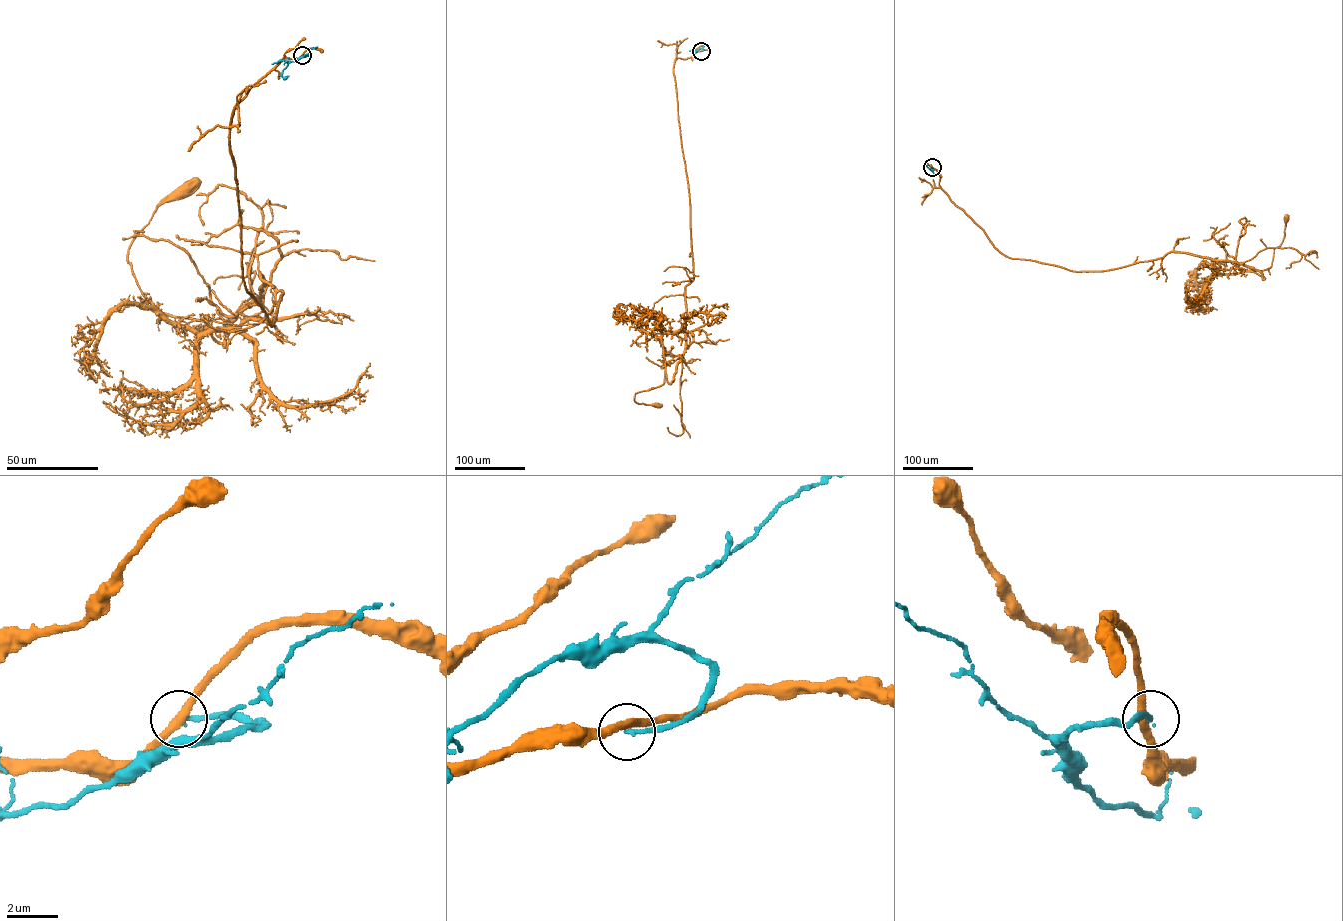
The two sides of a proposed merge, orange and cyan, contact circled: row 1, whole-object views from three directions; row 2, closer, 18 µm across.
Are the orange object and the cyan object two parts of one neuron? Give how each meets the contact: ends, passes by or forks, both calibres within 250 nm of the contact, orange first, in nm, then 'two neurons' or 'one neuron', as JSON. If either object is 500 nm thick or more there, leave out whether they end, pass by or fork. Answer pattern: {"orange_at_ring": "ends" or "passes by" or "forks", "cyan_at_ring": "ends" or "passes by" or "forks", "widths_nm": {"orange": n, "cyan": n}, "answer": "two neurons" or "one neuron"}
{"orange_at_ring": "passes by", "cyan_at_ring": "ends", "widths_nm": {"orange": 320, "cyan": 170}, "answer": "two neurons"}

